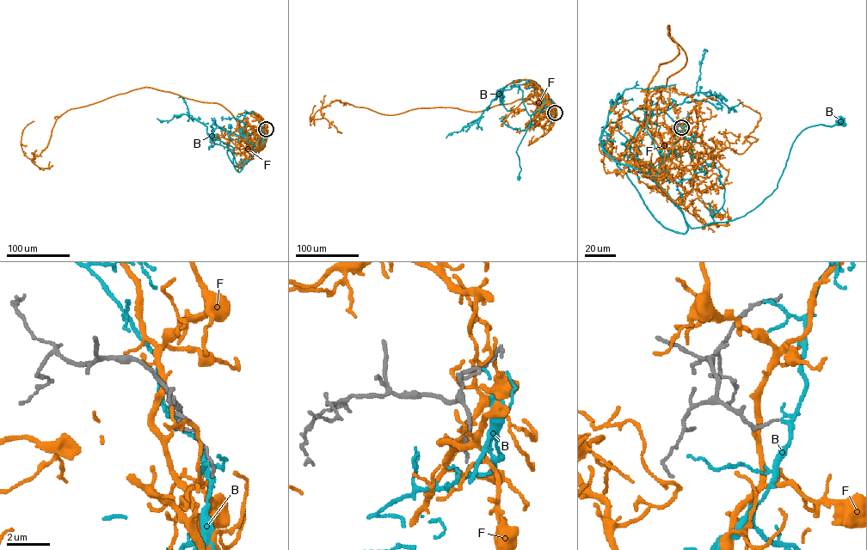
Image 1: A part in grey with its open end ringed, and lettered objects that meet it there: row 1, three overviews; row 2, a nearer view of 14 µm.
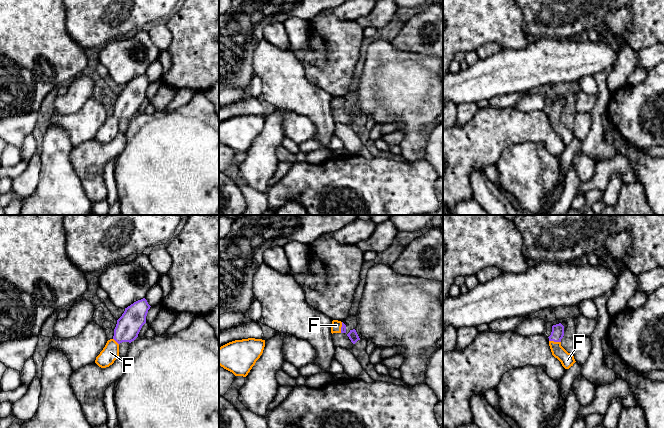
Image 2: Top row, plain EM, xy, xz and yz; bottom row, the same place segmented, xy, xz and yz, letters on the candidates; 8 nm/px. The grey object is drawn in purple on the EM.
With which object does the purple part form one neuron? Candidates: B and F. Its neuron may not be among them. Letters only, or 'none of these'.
F

